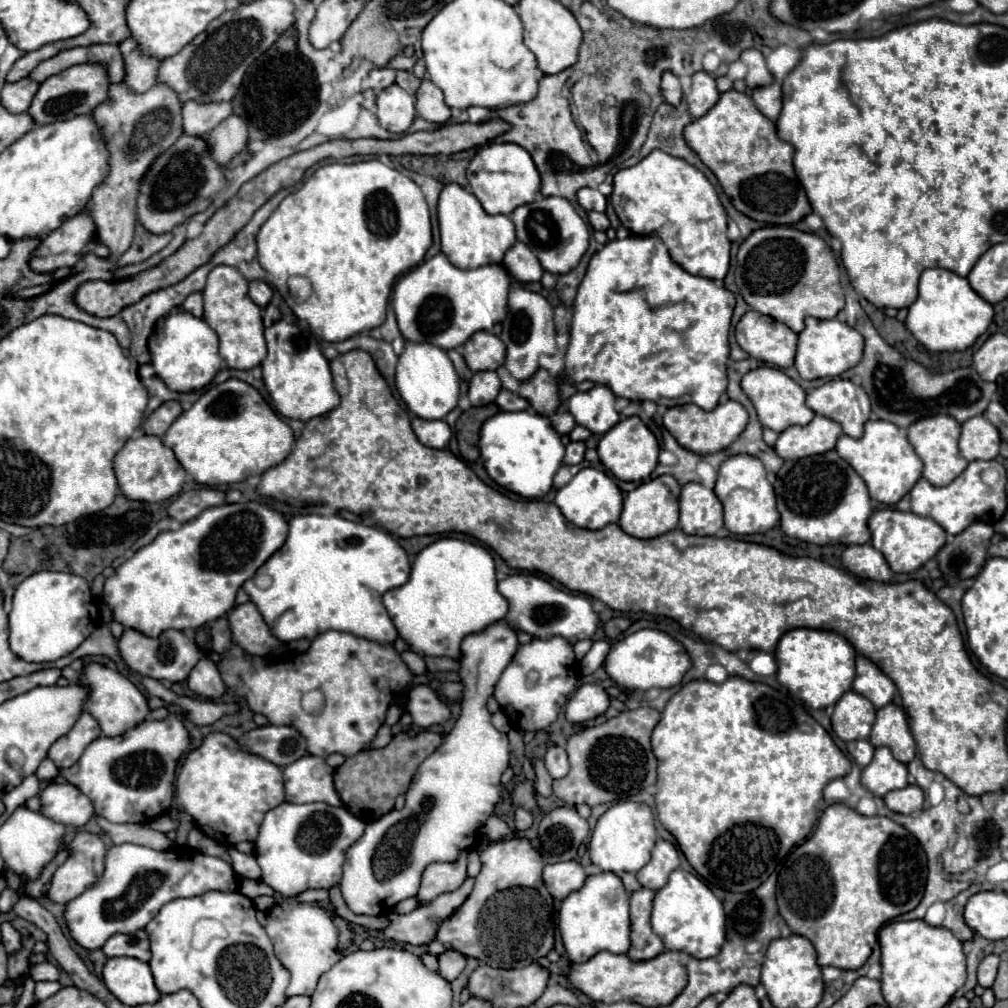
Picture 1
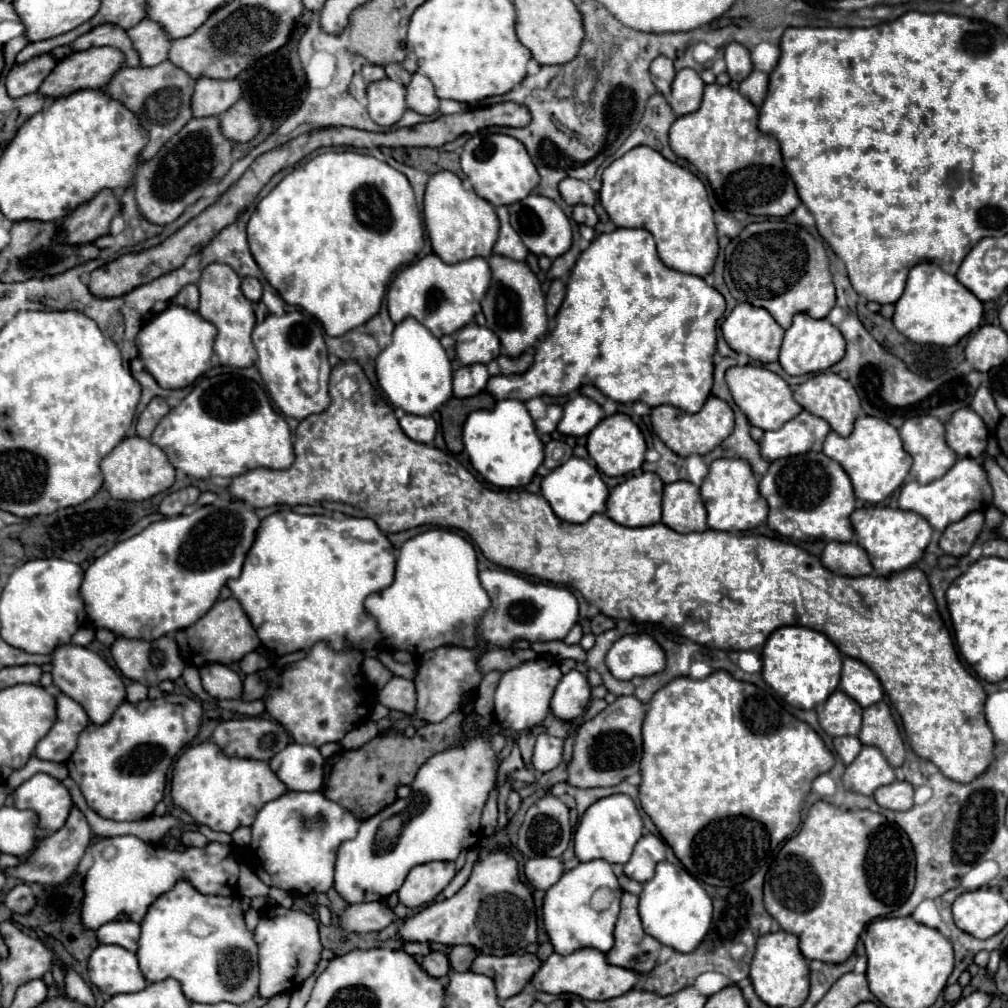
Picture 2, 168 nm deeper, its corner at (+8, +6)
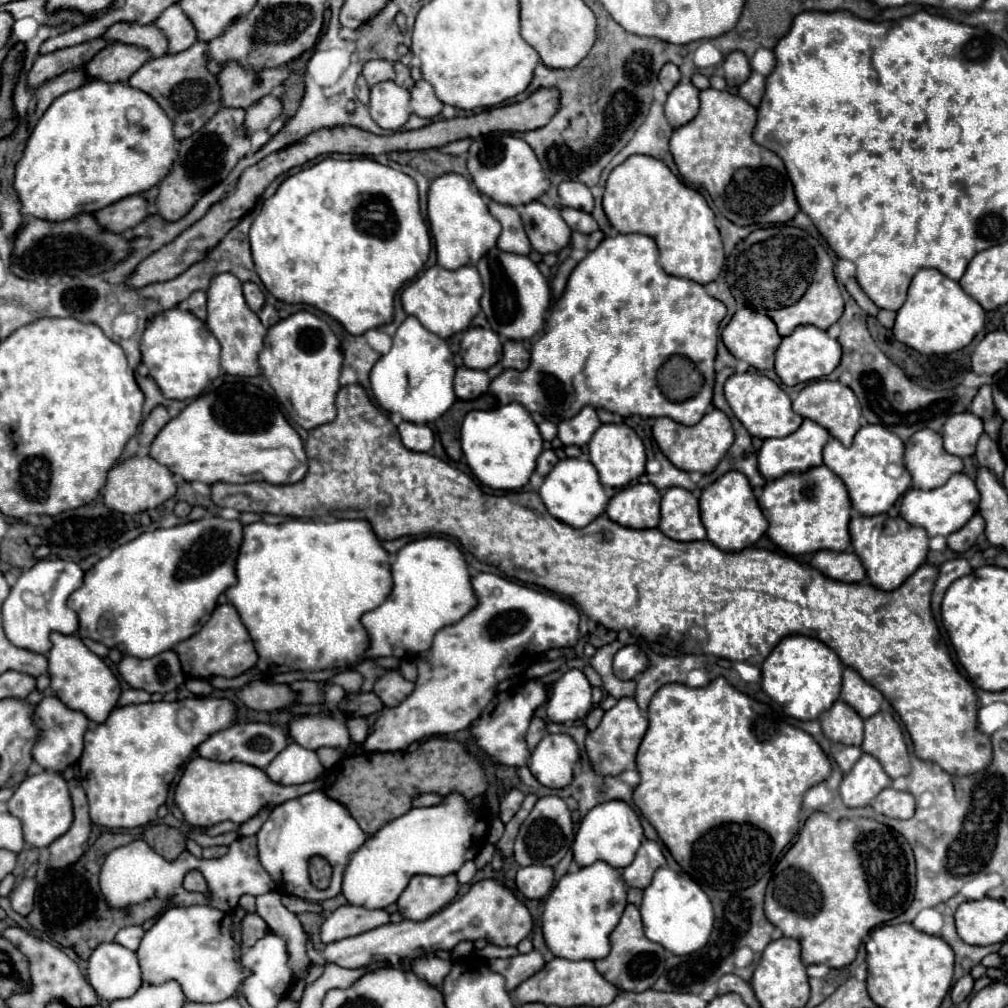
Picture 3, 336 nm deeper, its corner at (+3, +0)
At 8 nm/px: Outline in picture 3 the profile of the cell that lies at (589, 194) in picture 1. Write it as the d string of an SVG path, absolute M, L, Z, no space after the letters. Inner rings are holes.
M573 180L561 182L559 184L559 198L561 198L561 206L585 210L585 212L593 210L591 190L581 182L573 182Z

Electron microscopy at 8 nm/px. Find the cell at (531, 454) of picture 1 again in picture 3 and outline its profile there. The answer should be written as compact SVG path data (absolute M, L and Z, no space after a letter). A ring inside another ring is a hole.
M507 404L495 410L471 410L463 420L461 448L481 484L493 490L521 490L537 466L543 438L531 414L521 404Z

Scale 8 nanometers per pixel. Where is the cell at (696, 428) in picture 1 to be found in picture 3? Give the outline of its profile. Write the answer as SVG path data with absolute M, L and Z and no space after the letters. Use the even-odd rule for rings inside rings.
M713 408L695 426L685 426L685 424L679 424L679 422L671 420L671 418L657 418L655 424L653 424L653 438L657 440L661 452L677 468L681 468L685 472L709 474L709 472L715 470L719 460L731 448L731 444L735 440L735 432L733 432L733 426L731 426L731 420L727 418L727 414Z

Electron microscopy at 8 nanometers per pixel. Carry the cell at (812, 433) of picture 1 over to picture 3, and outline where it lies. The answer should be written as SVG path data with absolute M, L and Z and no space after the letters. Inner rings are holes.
M803 420L799 430L795 430L793 434L785 436L785 438L769 438L763 442L763 446L759 450L759 470L767 480L775 480L787 472L803 472L807 468L819 466L819 464L823 464L821 452L823 452L823 446L827 444L827 440L829 440L829 432L825 428L821 428L813 420Z

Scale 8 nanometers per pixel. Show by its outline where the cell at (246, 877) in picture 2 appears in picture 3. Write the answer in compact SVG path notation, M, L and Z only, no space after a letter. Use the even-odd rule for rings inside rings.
M267 892L263 896L257 896L257 914L267 922L271 932L275 932L287 940L289 966L295 974L295 982L291 986L289 998L299 1000L305 990L307 968L311 966L311 960L305 954L305 942L307 942L305 930L303 930L299 918L283 906L281 894L277 894L277 892Z

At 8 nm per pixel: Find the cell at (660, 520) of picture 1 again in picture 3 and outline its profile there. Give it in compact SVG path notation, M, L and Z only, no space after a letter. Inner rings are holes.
M633 484L611 498L607 516L627 528L657 528L661 520L659 506L661 494L653 484Z

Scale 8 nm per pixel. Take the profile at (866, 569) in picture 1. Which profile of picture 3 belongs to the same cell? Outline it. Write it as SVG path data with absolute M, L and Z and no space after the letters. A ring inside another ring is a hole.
M821 550L813 556L811 566L817 568L821 574L841 582L861 582L867 576L859 556L853 550L845 550L845 552Z

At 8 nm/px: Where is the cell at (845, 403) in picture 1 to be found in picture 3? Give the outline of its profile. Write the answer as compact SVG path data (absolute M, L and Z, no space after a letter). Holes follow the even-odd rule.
M833 380L809 382L799 392L799 396L793 400L793 410L797 414L801 414L803 418L809 418L809 420L821 424L823 428L827 428L829 434L845 446L849 446L853 442L853 436L861 428L861 422L859 422L861 420L861 404L859 404L857 396L853 394L853 390L849 386L843 386L841 382L833 382Z

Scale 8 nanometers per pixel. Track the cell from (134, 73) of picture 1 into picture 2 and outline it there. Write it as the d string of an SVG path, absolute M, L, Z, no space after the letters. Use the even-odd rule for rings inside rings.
M144 18L140 24L128 30L128 36L132 38L134 48L140 54L142 66L156 66L168 58L172 38L168 38L158 22Z

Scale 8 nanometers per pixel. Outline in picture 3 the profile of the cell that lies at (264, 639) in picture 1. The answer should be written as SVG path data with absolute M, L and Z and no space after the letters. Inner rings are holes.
M233 604L217 606L211 620L197 634L193 634L189 640L183 640L173 650L177 652L187 678L209 678L209 676L235 678L251 670L259 660L253 640L245 624L241 624L239 612L233 608Z

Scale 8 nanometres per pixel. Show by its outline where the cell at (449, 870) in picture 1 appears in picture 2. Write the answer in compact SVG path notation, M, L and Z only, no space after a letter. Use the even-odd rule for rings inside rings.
M428 862L414 866L398 890L400 902L406 908L430 904L454 878L454 862Z

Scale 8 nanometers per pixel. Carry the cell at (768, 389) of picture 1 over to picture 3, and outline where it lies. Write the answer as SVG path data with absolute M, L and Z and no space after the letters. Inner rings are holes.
M745 372L745 374L729 376L727 382L725 382L725 398L727 398L731 410L735 412L735 416L747 428L747 432L751 436L757 436L757 438L763 438L763 440L765 438L789 436L803 422L803 418L797 412L793 412L791 398L779 388L779 384L769 380L765 374Z

